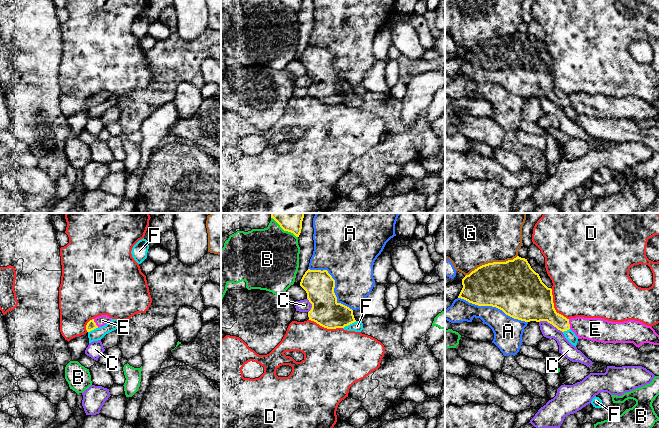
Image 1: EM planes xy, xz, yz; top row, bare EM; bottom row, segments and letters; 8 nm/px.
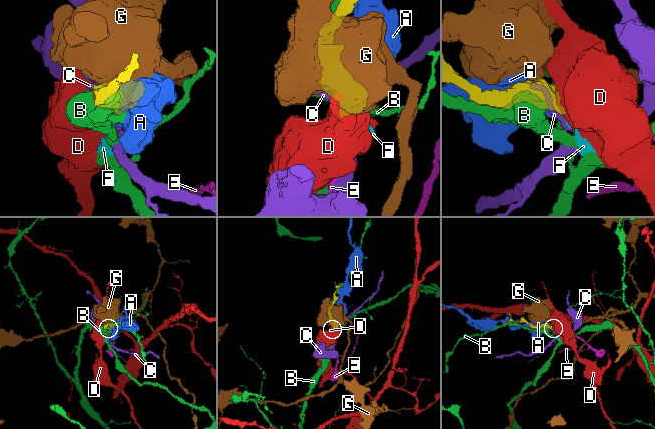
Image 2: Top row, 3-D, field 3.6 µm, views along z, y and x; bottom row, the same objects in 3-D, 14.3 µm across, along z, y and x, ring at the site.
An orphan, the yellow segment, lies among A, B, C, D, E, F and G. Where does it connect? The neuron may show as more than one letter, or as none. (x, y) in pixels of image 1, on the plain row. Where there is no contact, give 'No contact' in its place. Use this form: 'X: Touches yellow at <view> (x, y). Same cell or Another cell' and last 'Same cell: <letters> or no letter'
A: Touches yellow at yz (493, 82). Another cell
B: Touches yellow at xz (288, 7). Another cell
C: Touches yellow at yz (551, 99). Another cell
D: Touches yellow at yz (553, 82). Another cell
E: Touches yellow at yz (569, 100). Same cell
F: Touches yellow at xz (349, 100). Another cell
G: Touches yellow at yz (491, 39). Another cell
Same cell: E

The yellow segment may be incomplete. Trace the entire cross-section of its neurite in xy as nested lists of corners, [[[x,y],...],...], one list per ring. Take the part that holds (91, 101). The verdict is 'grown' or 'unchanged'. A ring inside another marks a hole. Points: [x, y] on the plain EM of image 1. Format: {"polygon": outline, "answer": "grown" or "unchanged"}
{"polygon": [[[101,91],[92,96],[90,96],[86,101],[87,108],[90,108],[96,104],[102,103],[109,99],[111,94],[108,91]]], "answer": "grown"}

